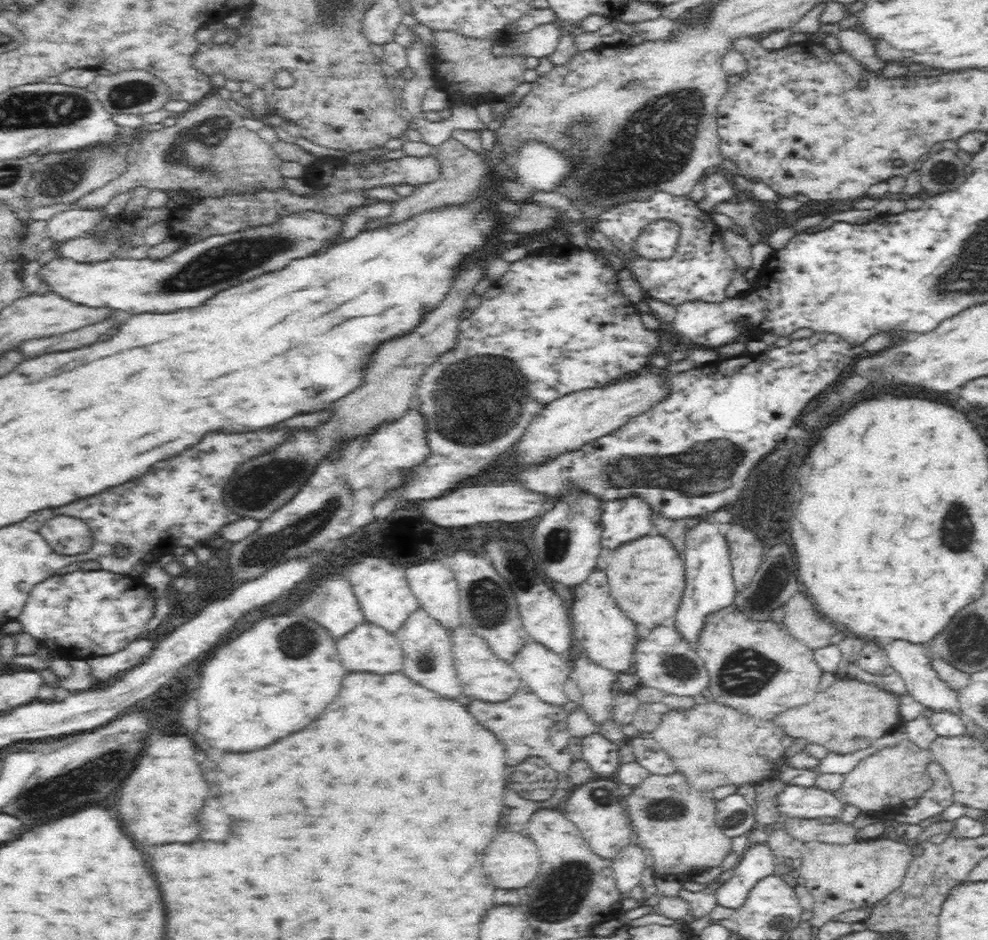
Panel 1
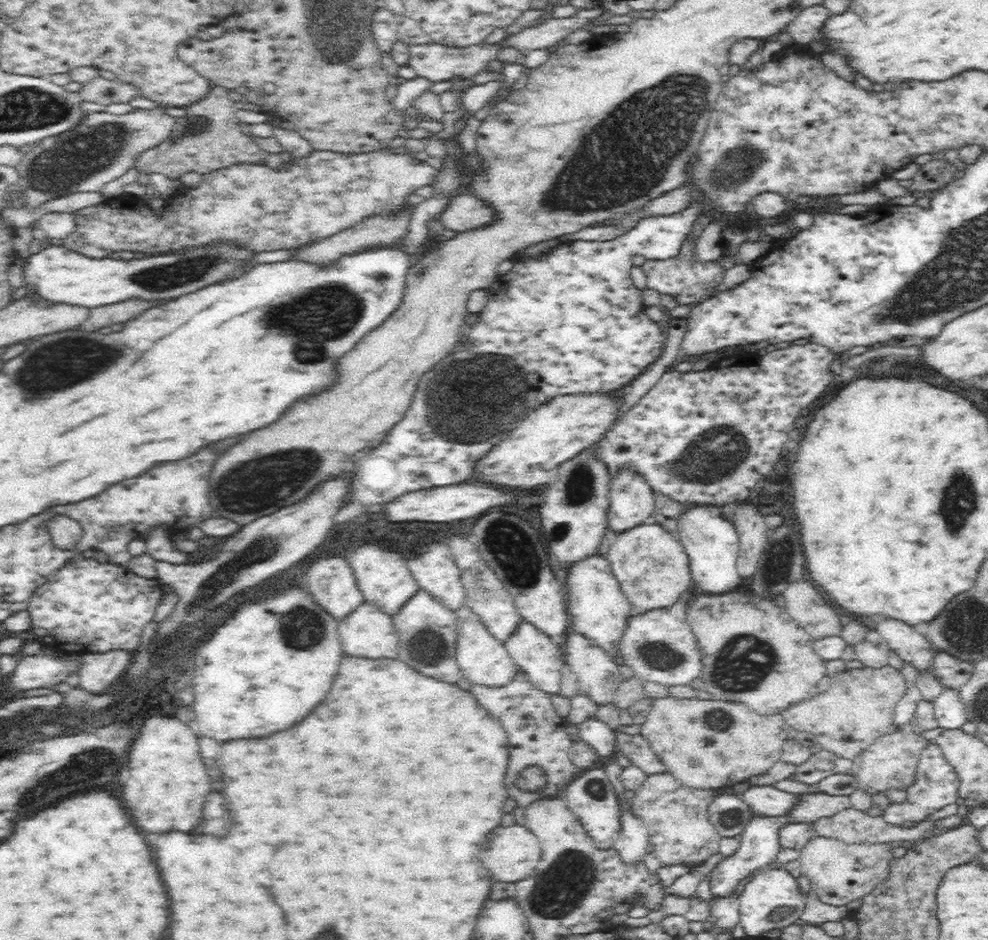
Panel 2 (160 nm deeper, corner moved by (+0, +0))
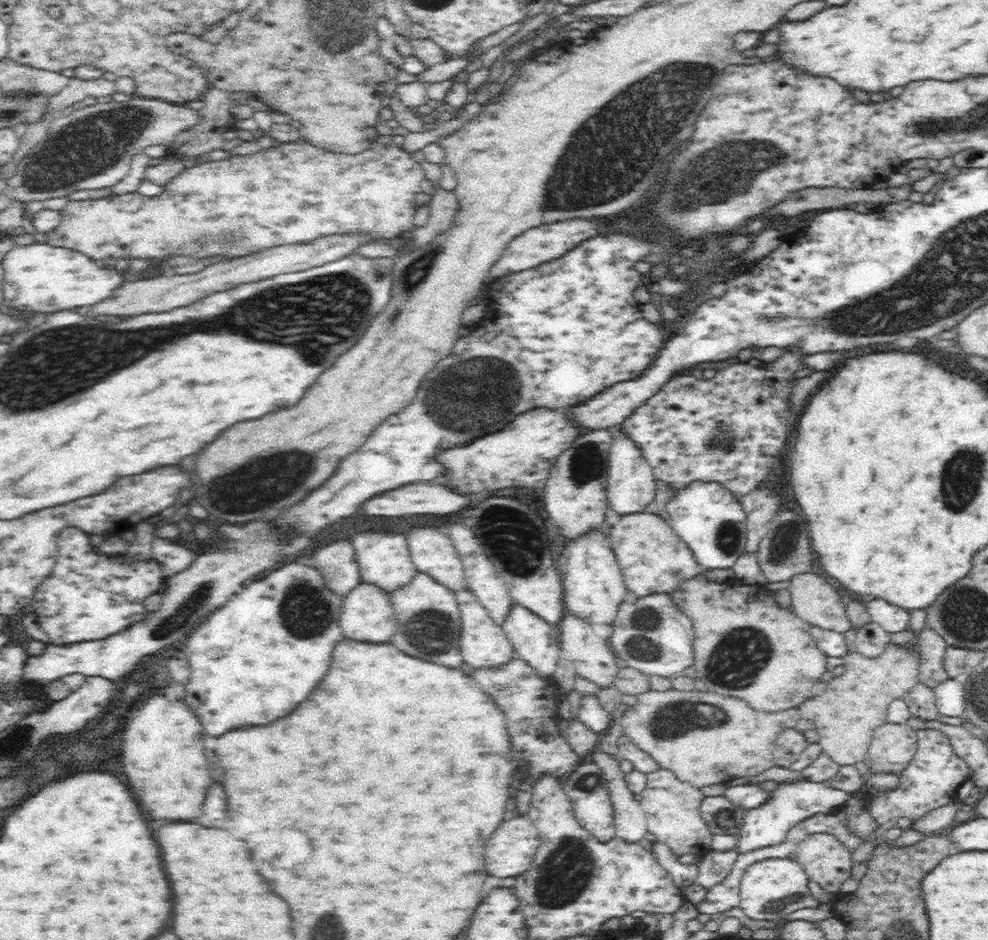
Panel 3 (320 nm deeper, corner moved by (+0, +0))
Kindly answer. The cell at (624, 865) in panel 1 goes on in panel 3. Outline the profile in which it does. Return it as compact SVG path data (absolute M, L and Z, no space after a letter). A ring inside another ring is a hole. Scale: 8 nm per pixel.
M597 748L589 760L602 770L601 778L612 801L617 837L628 844L638 844L649 830L639 801L634 799L635 794L626 786L619 757L612 757Z

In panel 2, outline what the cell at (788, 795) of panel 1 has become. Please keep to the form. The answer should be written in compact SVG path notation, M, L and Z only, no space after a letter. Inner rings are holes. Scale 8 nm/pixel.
M751 785L746 791L738 793L738 797L742 797L757 815L770 818L786 816L802 802L801 794L779 790L772 785Z

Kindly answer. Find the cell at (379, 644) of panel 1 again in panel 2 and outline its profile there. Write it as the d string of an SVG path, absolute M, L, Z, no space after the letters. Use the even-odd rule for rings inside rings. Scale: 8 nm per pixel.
M364 602L338 624L343 654L354 658L396 658L398 635L392 617Z

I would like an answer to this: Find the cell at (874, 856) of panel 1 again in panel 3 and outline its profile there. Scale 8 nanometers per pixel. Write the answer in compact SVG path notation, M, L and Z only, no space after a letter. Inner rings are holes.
M807 835L793 850L808 881L816 882L824 892L838 896L844 882L852 879L852 868L856 866L852 847L834 835Z

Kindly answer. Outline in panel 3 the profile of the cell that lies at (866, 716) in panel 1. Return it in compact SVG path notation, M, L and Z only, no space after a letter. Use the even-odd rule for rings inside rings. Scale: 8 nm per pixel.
M892 641L878 658L848 652L843 657L843 673L828 682L823 694L814 695L797 706L801 719L814 724L821 751L840 766L865 761L874 730L888 721L890 704L916 686L918 663L914 649Z

